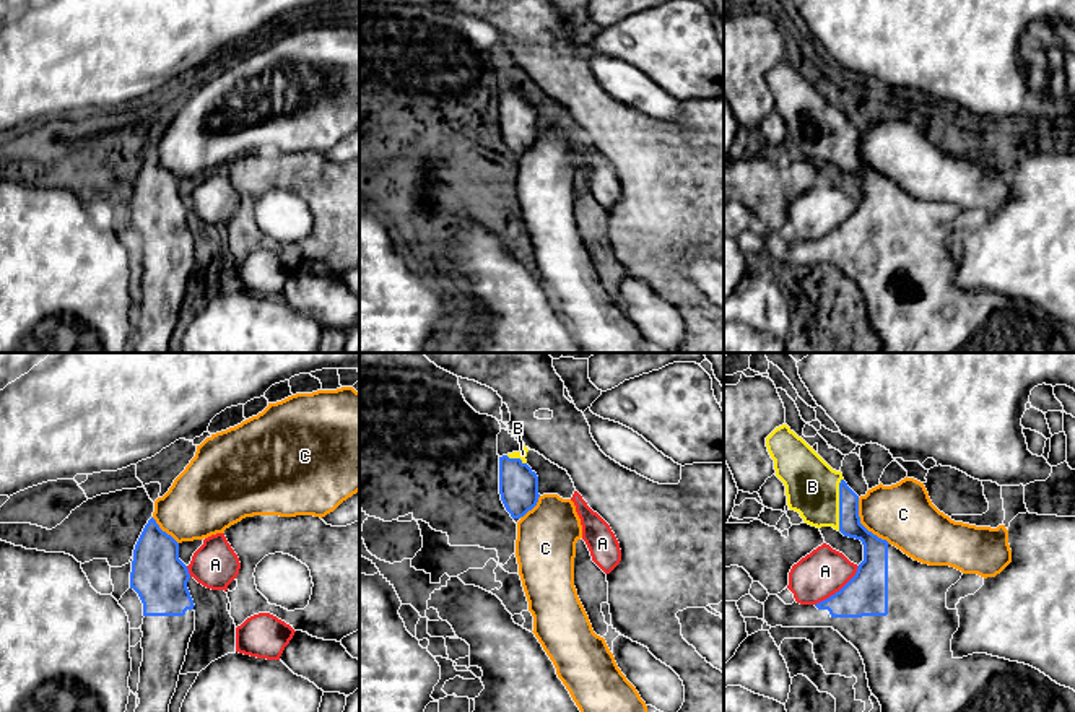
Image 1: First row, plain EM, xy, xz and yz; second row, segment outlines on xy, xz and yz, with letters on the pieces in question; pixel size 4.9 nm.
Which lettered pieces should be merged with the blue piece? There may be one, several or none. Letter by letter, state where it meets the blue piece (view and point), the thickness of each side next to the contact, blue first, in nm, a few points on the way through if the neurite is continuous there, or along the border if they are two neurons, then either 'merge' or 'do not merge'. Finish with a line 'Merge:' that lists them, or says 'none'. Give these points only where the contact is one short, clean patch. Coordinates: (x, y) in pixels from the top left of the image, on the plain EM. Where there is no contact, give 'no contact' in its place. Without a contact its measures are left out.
A: meets blue in yz at (839, 226); 220 nm thick on the blue side, 240 nm on the other; border along yz (859, 202), (838, 226), (815, 241); do not merge
B: meets blue in yz at (839, 140); 110 nm thick on the blue side, 280 nm on the other; merge
C: meets blue in yz at (862, 161); 160 nm thick on the blue side, 300 nm on the other; border along yz (857, 134), (859, 156), (890, 179); do not merge
Merge: B

